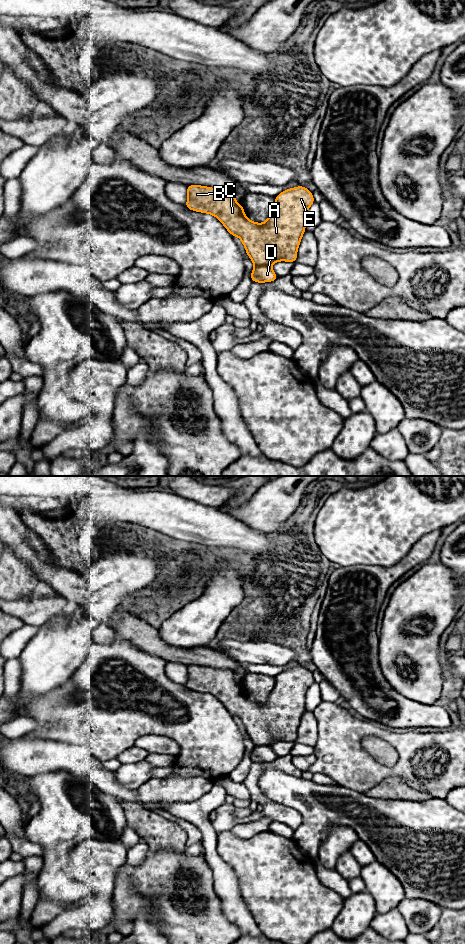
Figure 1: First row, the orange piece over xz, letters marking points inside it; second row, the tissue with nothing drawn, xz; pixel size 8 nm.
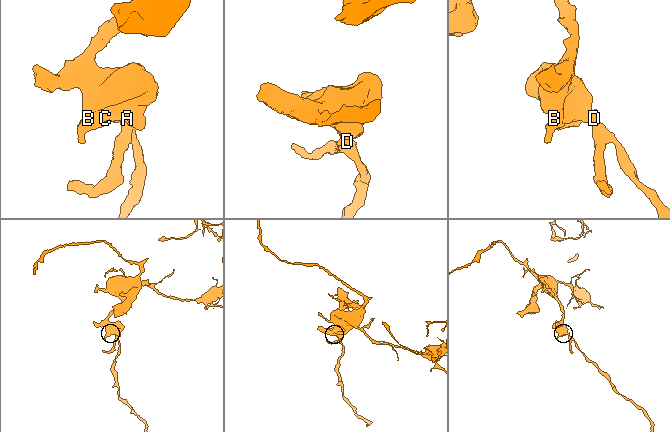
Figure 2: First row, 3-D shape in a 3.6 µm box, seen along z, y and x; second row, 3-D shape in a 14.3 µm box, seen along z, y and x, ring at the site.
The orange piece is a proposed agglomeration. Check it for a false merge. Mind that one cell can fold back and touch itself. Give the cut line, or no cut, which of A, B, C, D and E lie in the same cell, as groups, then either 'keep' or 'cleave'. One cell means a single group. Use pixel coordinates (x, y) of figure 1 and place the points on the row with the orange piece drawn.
cut in xz along (255, 264), (268, 264), (270, 266); A B C E / D; cleave

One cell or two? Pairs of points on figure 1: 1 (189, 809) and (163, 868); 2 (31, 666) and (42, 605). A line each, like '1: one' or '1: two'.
1: two
2: two

